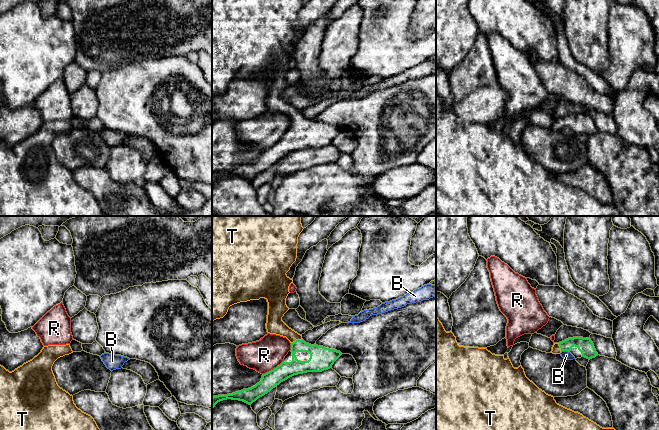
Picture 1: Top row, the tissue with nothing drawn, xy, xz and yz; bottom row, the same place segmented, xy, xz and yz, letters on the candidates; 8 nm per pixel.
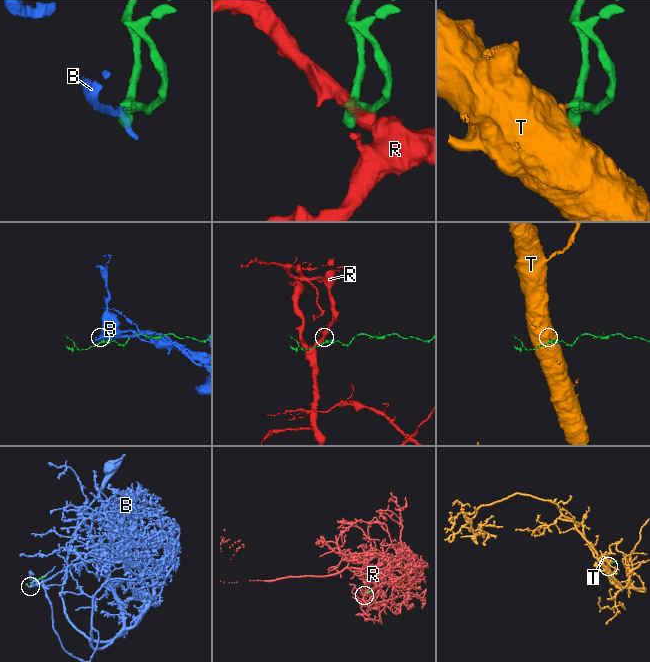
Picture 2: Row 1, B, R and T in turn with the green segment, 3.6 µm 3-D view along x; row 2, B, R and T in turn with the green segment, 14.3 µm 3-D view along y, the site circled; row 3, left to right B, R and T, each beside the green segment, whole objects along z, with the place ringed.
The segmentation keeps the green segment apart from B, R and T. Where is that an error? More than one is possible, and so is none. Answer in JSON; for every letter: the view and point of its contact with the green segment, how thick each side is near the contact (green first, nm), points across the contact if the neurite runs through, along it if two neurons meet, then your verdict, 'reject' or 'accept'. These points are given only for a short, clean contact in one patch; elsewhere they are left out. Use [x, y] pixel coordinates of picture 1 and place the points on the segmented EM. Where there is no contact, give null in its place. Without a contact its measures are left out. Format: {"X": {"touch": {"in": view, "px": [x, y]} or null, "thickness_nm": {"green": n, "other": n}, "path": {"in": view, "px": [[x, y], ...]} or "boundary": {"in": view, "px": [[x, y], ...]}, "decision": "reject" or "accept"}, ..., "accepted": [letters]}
{"B": {"touch": {"in": "yz", "px": [565, 350]}, "thickness_nm": {"green": 120, "other": 70}, "decision": "reject"}, "R": {"touch": {"in": "xz", "px": [274, 368]}, "thickness_nm": {"green": 140, "other": 260}, "decision": "reject"}, "T": {"touch": {"in": "xz", "px": [296, 340]}, "thickness_nm": {"green": 190, "other": 140}, "path": {"in": "xz", "px": [[321, 358], [296, 340], [275, 325]]}, "decision": "accept"}, "accepted": ["T"]}

